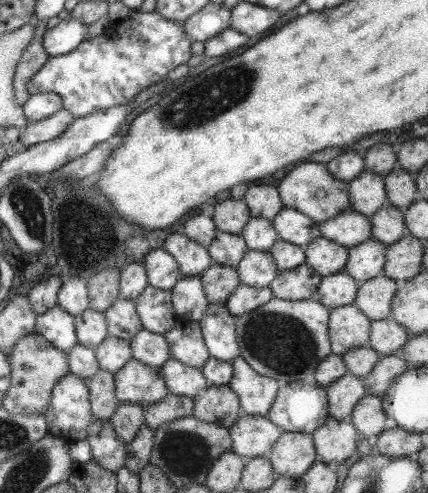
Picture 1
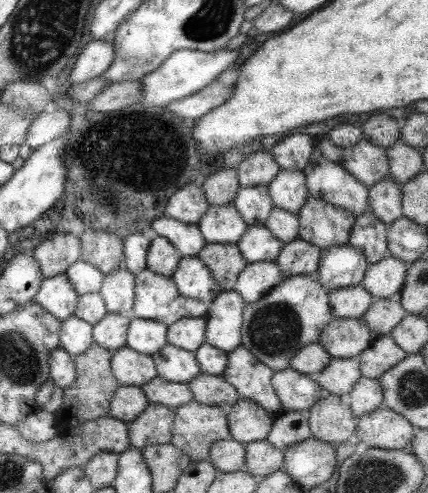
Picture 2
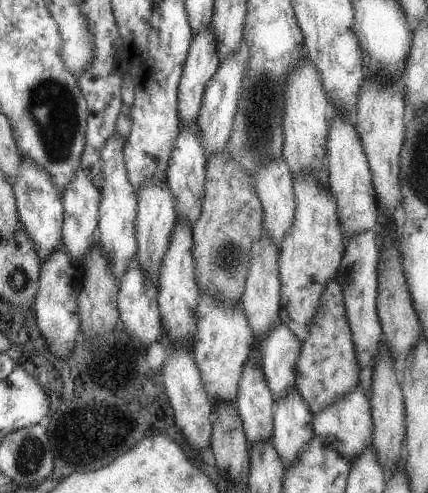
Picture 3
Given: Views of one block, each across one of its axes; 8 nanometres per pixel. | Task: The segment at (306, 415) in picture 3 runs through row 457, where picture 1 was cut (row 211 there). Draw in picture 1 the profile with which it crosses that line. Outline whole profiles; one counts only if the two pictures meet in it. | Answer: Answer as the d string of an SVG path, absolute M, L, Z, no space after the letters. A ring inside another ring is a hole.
M281 208L281 212L273 218L271 224L277 230L279 240L299 248L305 248L321 234L319 224L315 224L313 220L291 208Z

